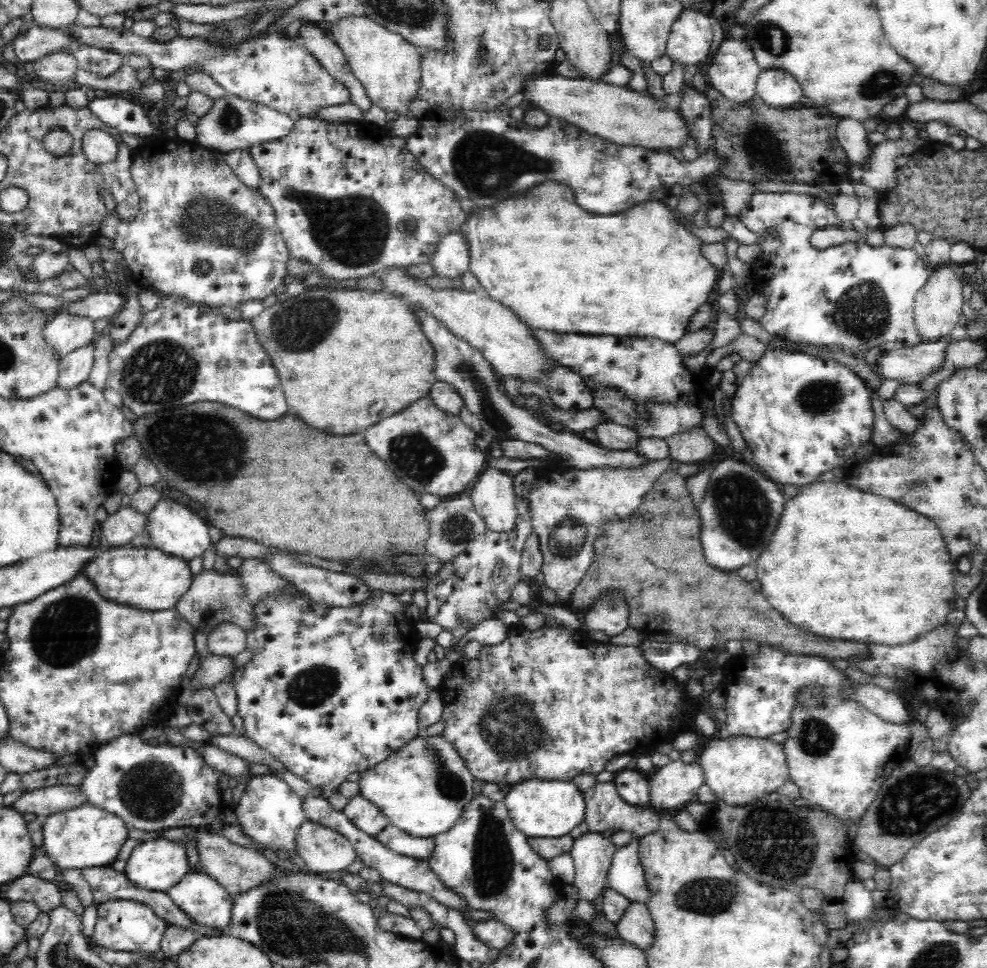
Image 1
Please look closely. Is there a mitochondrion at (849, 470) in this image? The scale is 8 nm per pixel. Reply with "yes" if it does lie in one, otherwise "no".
no

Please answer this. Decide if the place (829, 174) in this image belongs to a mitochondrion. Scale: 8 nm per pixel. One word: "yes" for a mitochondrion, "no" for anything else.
no

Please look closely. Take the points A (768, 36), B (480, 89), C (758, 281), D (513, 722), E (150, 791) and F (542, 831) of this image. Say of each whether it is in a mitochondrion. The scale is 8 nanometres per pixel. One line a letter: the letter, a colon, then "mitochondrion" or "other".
A: mitochondrion
B: other
C: other
D: mitochondrion
E: mitochondrion
F: other

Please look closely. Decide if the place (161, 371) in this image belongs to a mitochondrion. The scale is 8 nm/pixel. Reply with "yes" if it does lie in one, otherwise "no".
yes

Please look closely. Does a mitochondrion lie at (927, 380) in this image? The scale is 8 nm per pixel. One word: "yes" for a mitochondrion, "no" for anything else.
no

